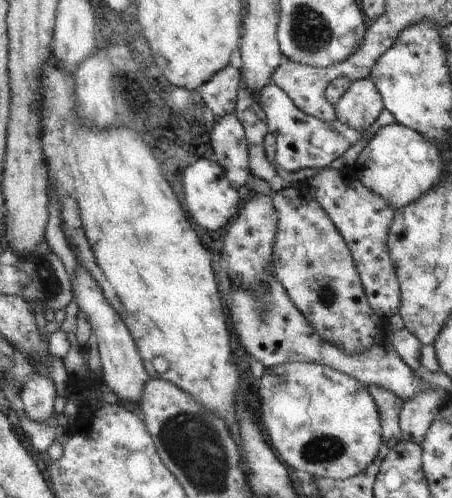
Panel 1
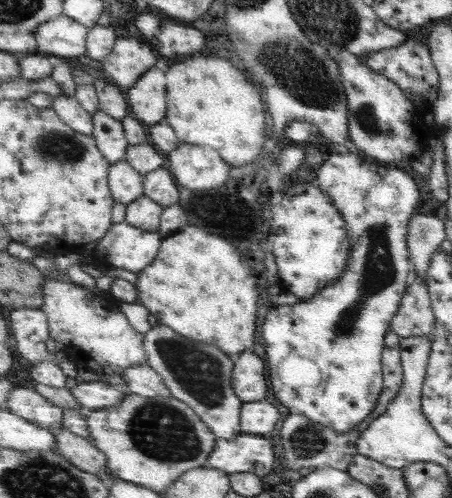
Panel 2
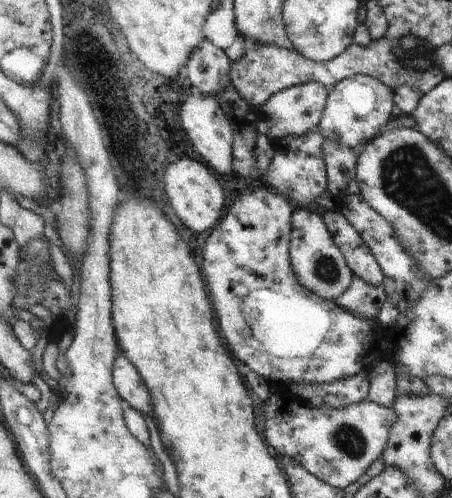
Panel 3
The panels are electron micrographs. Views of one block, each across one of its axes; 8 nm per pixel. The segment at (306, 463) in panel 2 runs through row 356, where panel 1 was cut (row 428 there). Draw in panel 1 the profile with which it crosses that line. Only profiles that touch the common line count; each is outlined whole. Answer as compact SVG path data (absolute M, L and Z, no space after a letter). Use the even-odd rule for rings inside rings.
M367 386L367 392L381 418L381 448L393 448L401 440L399 414L405 400L379 386Z

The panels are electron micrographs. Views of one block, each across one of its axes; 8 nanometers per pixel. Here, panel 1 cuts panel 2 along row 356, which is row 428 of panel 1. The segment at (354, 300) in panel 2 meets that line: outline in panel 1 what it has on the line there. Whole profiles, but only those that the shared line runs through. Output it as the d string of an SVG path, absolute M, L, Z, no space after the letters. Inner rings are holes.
M291 362L265 368L257 392L271 446L289 468L303 470L311 478L343 482L361 474L377 456L381 418L367 386L353 376L321 364Z

